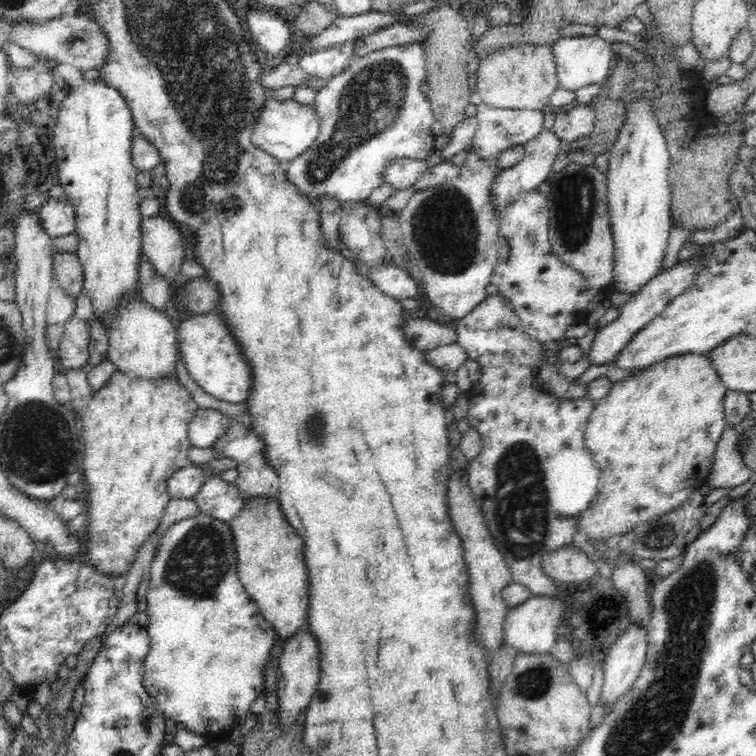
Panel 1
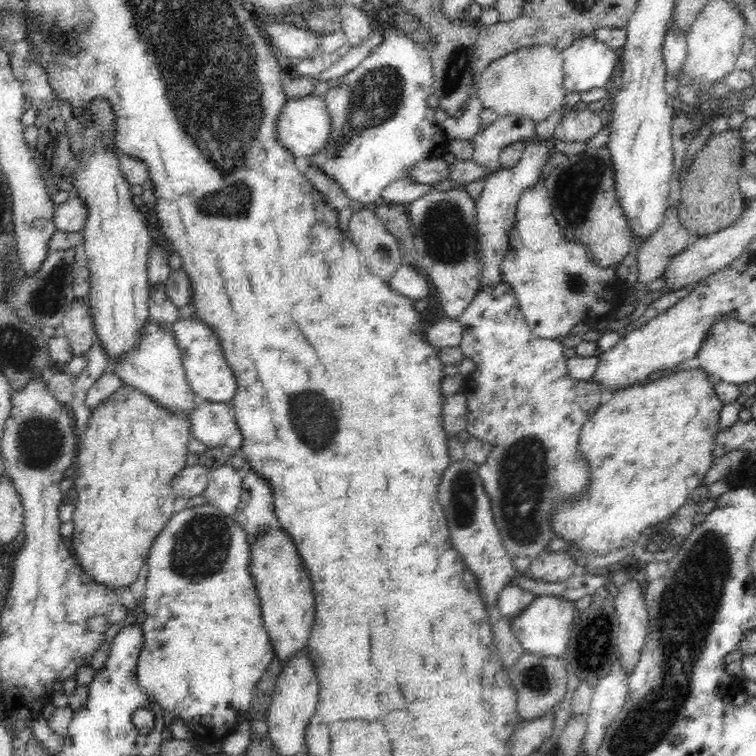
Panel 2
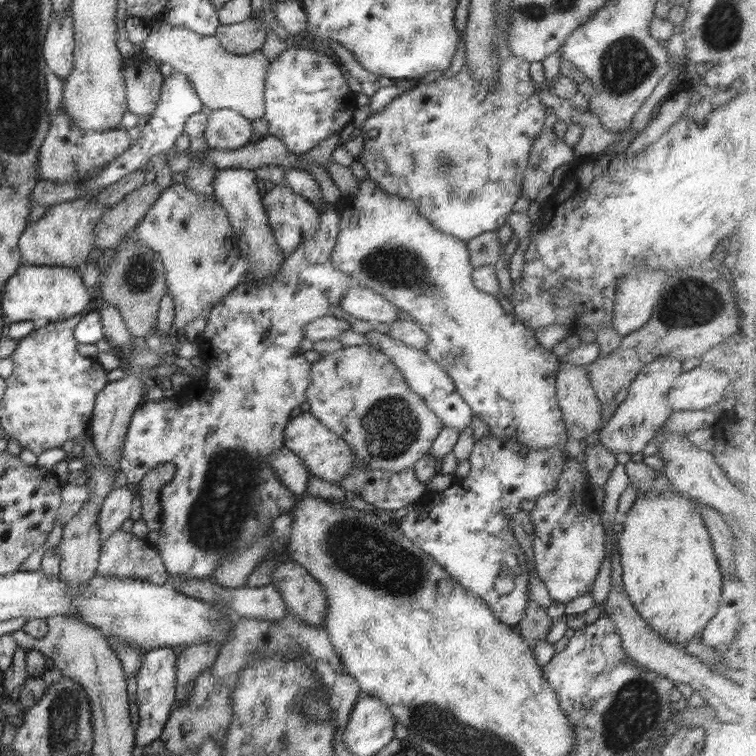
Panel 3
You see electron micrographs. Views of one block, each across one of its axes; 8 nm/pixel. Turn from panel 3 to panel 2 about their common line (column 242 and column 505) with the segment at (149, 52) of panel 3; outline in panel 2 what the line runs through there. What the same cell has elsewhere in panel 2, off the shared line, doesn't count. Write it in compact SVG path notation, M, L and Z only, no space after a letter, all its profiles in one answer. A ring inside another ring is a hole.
M552 45L519 48L495 60L477 75L480 102L498 116L527 116L538 125L552 114L562 112L562 106L567 103L562 51Z

